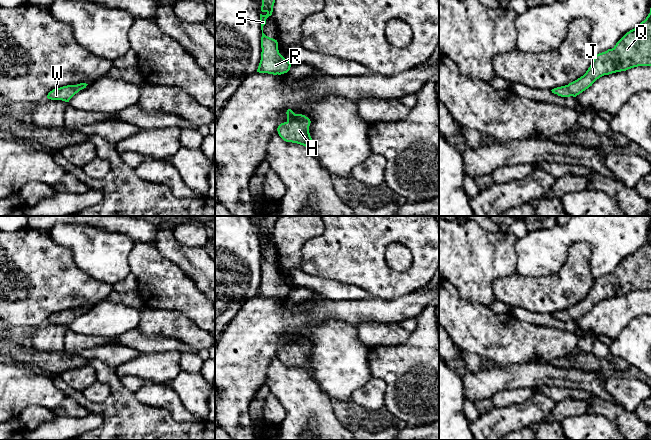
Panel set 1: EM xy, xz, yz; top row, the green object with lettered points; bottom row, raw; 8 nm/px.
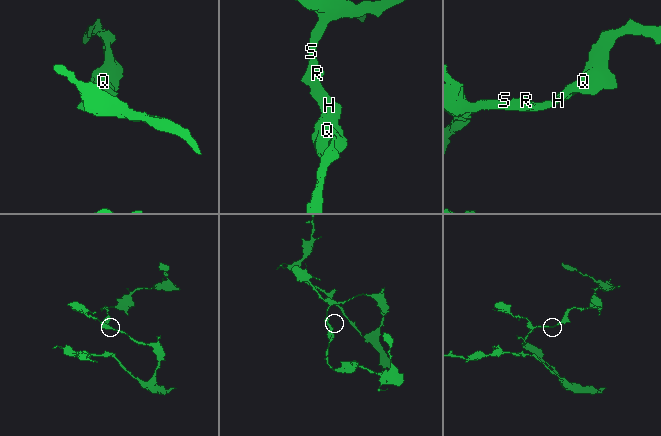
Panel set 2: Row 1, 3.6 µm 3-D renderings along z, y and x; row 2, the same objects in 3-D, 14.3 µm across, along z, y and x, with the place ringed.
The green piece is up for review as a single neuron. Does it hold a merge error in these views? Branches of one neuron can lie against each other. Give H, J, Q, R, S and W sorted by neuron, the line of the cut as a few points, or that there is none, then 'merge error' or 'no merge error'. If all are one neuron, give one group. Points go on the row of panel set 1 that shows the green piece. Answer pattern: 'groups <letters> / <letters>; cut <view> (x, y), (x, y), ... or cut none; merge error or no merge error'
groups H J Q R S W; cut none; no merge error

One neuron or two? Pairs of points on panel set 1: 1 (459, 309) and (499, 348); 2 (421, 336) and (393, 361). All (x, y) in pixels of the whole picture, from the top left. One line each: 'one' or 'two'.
1: one
2: one

